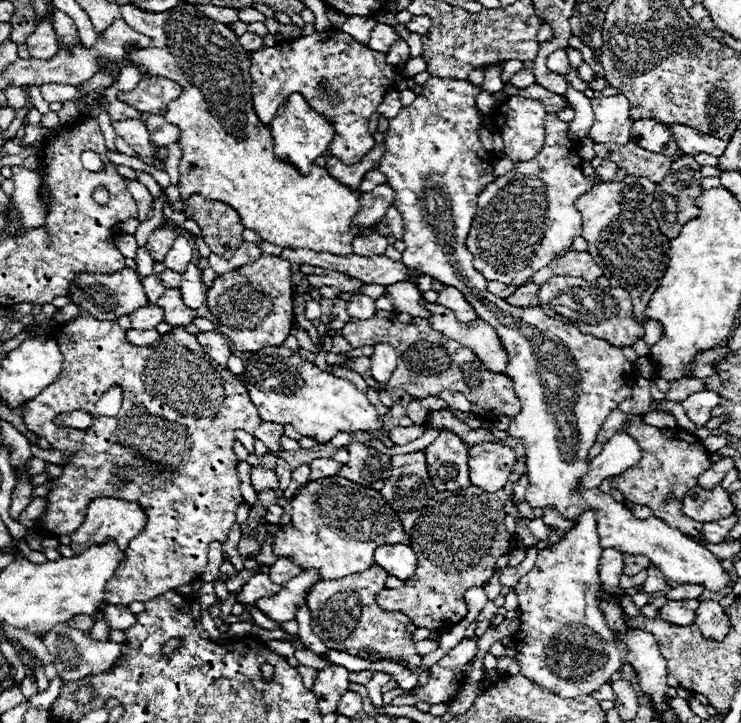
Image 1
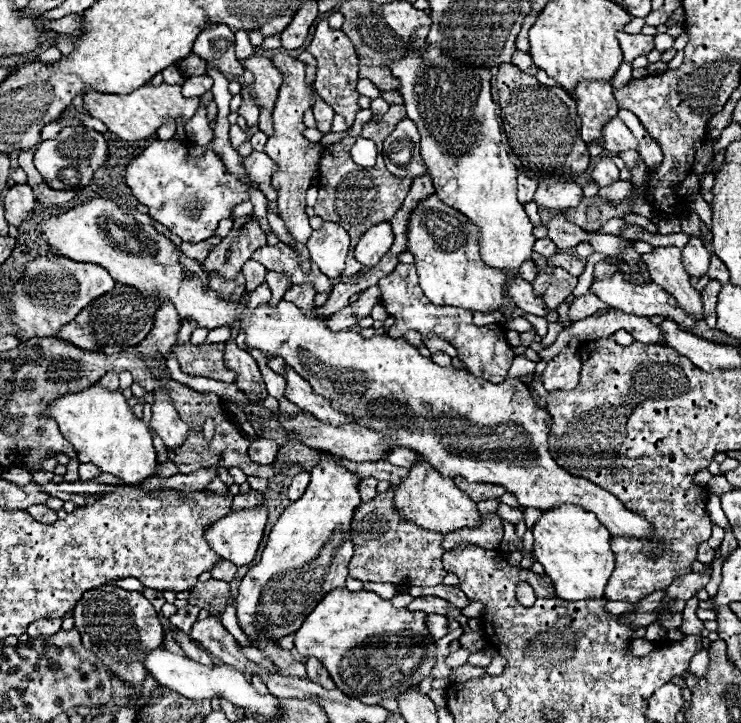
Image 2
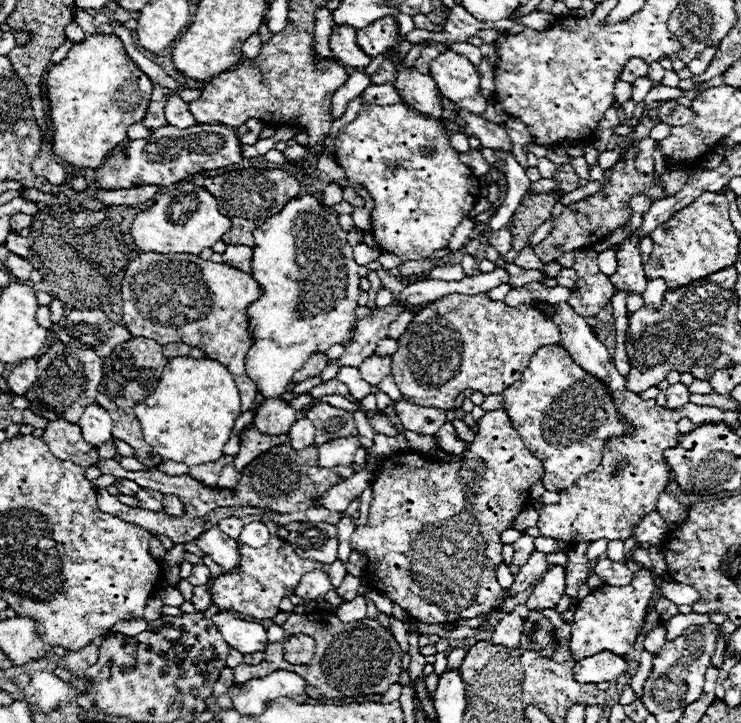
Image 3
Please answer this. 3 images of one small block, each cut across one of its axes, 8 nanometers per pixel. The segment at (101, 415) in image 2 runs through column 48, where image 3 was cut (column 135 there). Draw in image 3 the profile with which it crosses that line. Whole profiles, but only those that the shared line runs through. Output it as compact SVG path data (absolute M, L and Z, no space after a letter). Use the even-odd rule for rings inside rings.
M188 356L170 358L158 380L154 394L150 394L142 402L138 402L134 406L134 414L136 414L138 422L142 424L144 440L162 458L182 462L186 466L198 466L198 464L216 462L222 458L222 448L232 434L234 420L240 416L240 392L236 388L232 374L216 360L210 360L210 358L196 360L196 358L188 358Z

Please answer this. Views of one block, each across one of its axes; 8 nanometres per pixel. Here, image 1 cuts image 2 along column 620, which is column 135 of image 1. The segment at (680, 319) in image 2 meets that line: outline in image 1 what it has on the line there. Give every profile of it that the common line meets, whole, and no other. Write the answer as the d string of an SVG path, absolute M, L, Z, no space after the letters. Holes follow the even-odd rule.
M124 268L122 272L114 272L114 274L92 274L92 276L82 274L70 298L72 304L76 304L78 308L86 308L98 320L118 320L120 316L128 316L134 310L148 306L148 298L144 294L142 282L138 280L138 274L132 268Z

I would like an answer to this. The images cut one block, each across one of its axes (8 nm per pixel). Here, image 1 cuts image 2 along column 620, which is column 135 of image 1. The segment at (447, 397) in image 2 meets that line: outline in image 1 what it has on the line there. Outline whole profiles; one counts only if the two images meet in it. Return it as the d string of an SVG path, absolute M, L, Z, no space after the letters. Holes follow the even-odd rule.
M94 498L88 504L88 514L86 514L82 526L72 534L70 548L74 550L74 554L82 554L92 544L98 546L98 544L104 544L106 540L114 540L120 550L126 550L128 542L136 534L140 534L144 530L144 526L146 526L146 514L136 502L124 502L124 500L116 500L116 498Z

